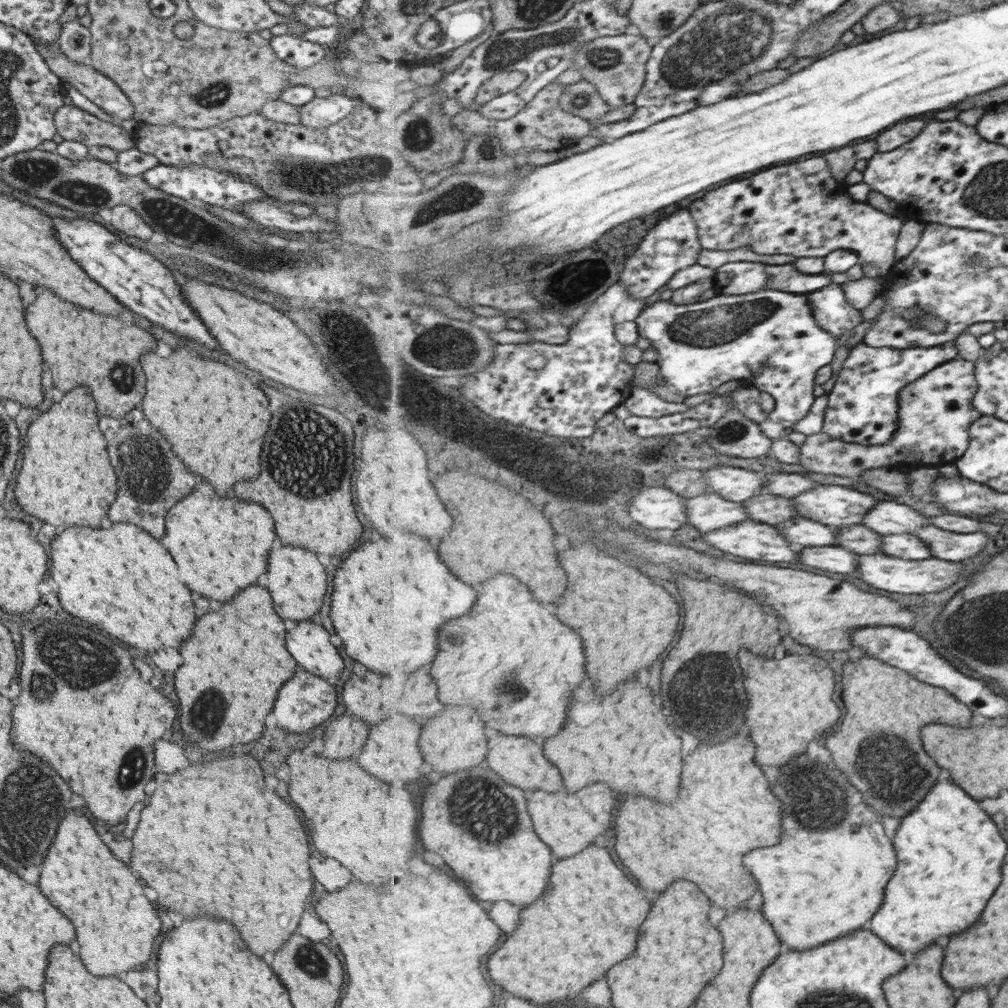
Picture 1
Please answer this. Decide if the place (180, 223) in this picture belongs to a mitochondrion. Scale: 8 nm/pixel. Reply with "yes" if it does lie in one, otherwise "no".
yes

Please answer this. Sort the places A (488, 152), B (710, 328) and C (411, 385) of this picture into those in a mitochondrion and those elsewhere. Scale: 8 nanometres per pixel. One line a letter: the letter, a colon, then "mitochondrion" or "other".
A: mitochondrion
B: mitochondrion
C: mitochondrion

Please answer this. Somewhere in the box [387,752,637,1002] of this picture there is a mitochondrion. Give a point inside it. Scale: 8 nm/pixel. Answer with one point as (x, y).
(502, 832)

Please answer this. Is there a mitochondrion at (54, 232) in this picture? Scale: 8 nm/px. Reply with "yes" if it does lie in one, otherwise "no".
no

